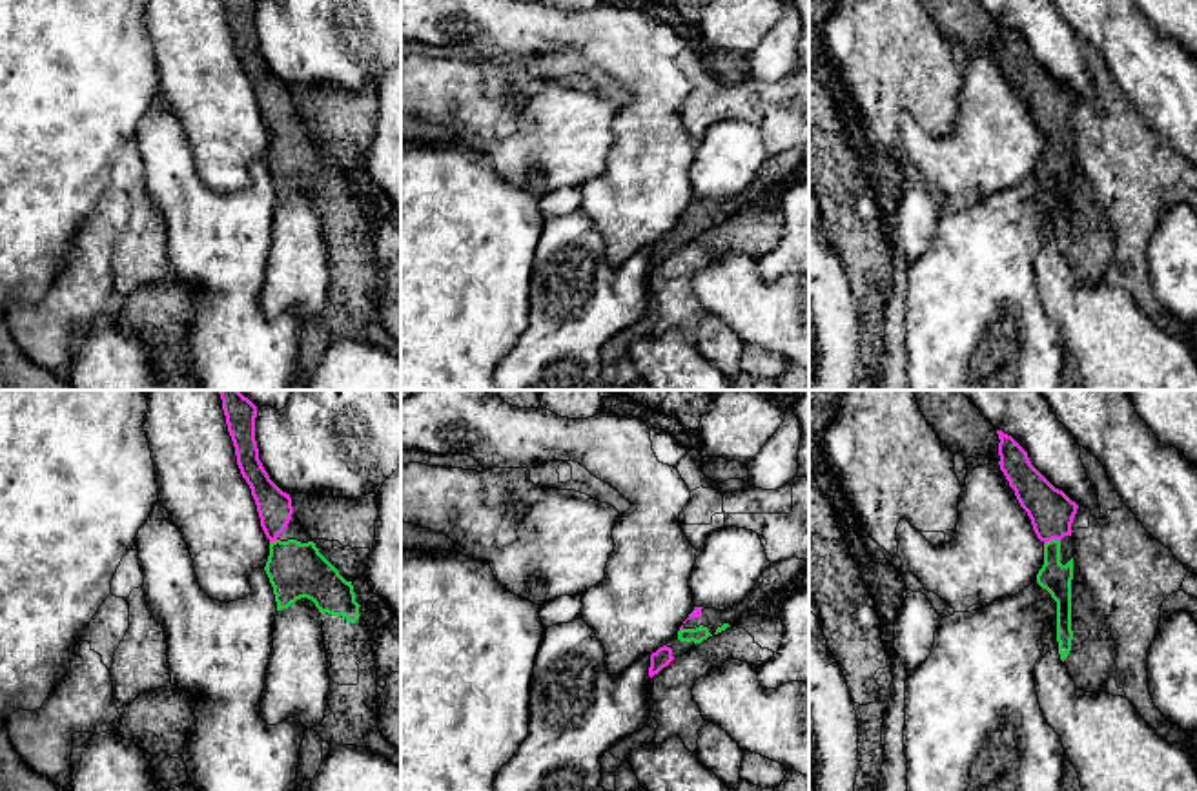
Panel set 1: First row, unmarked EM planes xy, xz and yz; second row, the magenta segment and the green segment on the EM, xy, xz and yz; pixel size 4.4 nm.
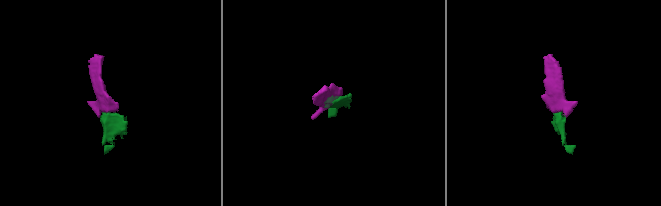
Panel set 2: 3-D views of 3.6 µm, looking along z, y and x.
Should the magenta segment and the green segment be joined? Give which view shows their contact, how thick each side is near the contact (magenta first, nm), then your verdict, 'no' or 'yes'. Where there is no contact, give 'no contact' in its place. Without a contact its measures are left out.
contact in yz; calibres 200 and 140 nm; yes

